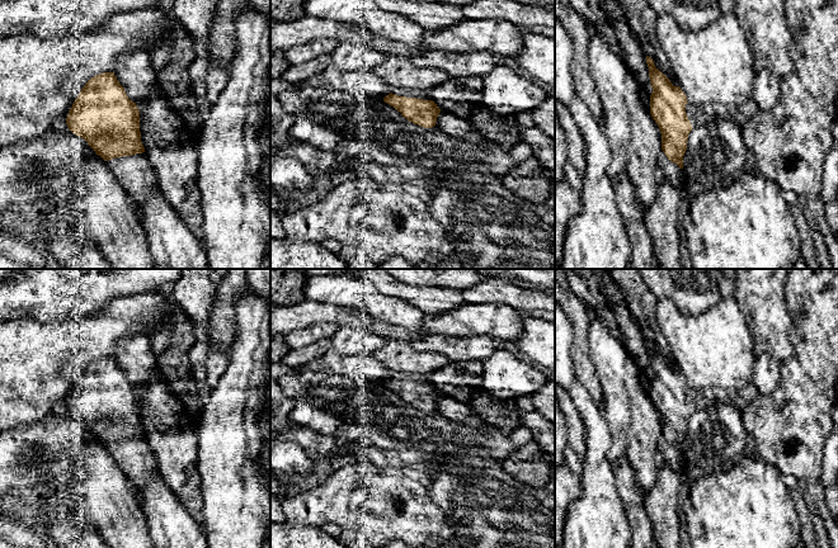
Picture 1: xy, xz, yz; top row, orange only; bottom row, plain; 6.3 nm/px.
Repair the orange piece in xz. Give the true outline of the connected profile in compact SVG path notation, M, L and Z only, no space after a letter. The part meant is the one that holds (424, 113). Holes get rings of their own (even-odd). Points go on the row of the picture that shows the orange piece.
M392 88L383 101L394 107L409 122L424 128L434 127L441 113L430 98L429 90Z

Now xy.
M114 72L99 74L84 85L69 110L66 124L74 134L84 138L95 153L107 161L107 166L132 203L142 202L151 190L160 190L155 169L146 157L141 142L140 110L127 96Z

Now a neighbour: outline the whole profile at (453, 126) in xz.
M447 112L439 113L436 127L456 140L466 141L472 145L482 145L486 142L482 134L471 126L470 121Z

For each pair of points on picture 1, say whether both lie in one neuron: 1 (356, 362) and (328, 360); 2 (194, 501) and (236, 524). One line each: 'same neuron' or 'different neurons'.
1: same neuron
2: different neurons

